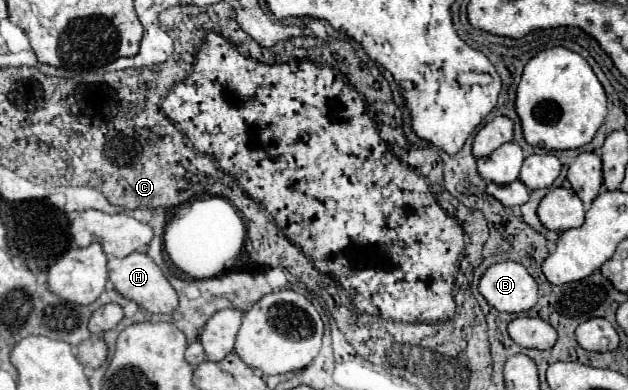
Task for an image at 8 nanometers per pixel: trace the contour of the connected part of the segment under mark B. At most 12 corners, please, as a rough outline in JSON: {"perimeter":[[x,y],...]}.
{"perimeter":[[520,262],[492,264],[480,294],[500,312],[534,308],[538,284]]}

